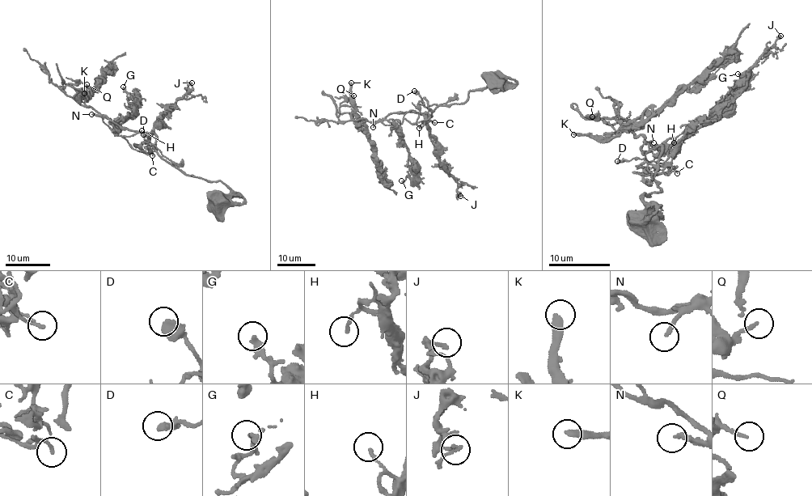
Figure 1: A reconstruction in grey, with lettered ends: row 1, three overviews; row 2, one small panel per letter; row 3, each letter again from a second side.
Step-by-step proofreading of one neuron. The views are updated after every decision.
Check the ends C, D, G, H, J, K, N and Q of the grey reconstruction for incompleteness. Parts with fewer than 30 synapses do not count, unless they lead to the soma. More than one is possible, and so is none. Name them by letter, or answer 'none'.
none

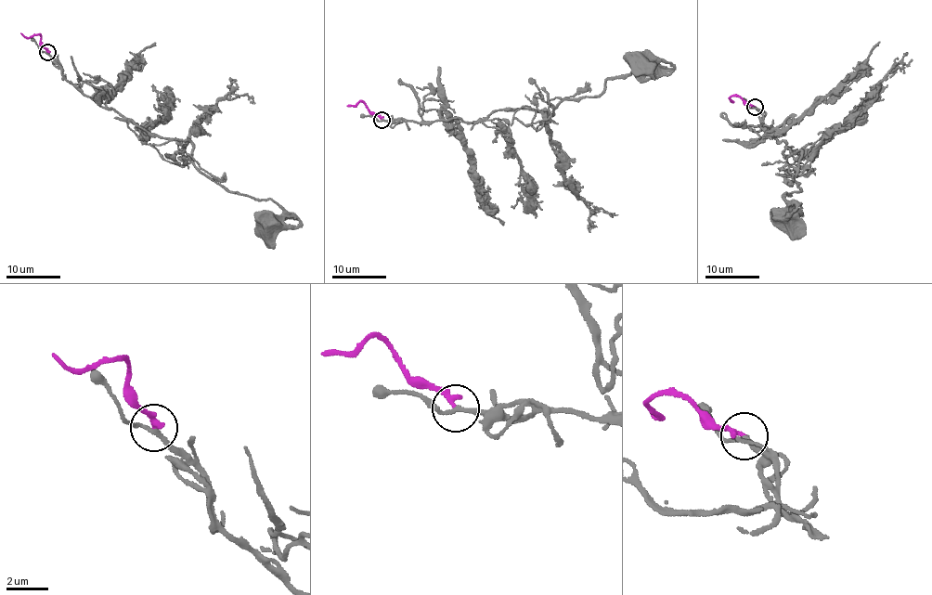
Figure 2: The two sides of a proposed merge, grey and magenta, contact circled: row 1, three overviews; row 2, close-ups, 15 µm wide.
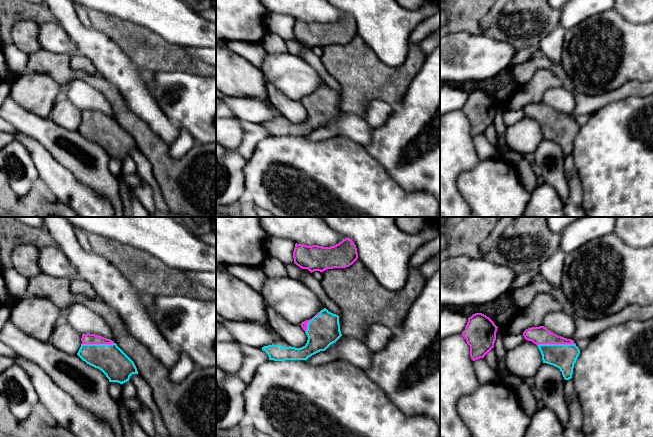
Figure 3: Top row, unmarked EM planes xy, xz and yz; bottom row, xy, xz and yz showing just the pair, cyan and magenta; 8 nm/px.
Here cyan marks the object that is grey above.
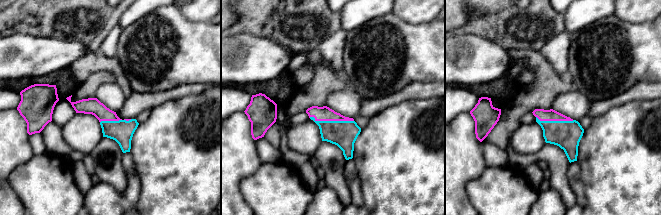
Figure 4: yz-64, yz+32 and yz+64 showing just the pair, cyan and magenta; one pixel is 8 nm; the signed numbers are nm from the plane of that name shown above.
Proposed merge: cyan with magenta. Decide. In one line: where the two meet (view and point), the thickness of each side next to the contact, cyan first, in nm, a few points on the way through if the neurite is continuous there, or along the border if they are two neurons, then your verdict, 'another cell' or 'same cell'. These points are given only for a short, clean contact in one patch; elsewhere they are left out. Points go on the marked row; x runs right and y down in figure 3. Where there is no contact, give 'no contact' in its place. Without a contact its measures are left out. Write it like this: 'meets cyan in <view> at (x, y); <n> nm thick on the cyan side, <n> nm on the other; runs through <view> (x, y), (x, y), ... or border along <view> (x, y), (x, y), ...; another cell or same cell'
meets cyan in yz at (555, 344); 200 nm thick on the cyan side, 140 nm on the other; same cell

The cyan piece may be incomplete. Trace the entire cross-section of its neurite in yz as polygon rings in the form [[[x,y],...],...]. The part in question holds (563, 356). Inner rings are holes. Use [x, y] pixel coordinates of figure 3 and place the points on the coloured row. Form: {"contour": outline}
{"contour": [[[544,326],[528,328],[523,336],[538,346],[543,363],[559,368],[565,380],[572,378],[574,364],[580,354],[573,340],[558,336]]]}

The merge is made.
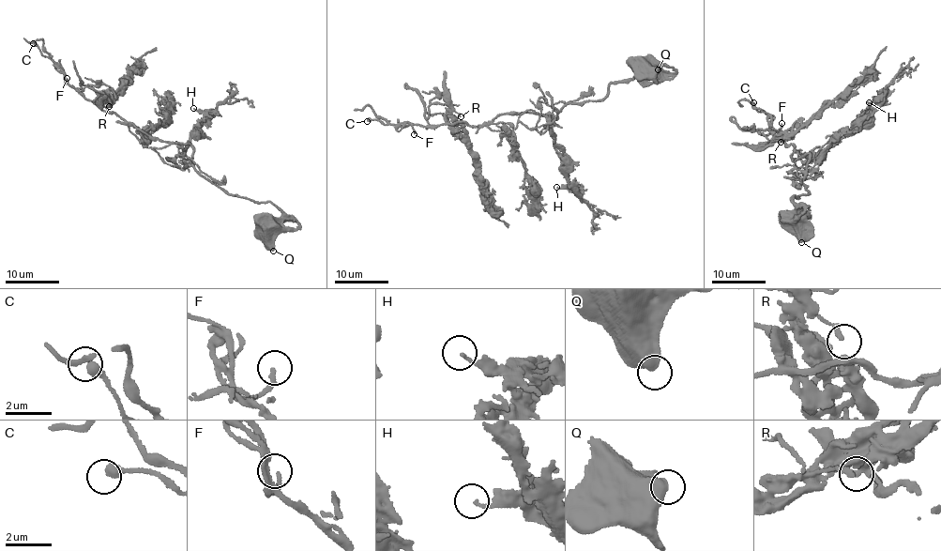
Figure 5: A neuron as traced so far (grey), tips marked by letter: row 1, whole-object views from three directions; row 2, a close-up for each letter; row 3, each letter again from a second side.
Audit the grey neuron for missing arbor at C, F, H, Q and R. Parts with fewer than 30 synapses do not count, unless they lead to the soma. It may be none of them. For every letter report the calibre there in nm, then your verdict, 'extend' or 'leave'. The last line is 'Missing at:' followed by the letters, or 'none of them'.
C: calibre 400 nm; extend
F: calibre 190 nm; extend
H: calibre 130 nm; leave
Q: calibre 650 nm; leave
R: calibre 200 nm; leave
Missing at: C, F

